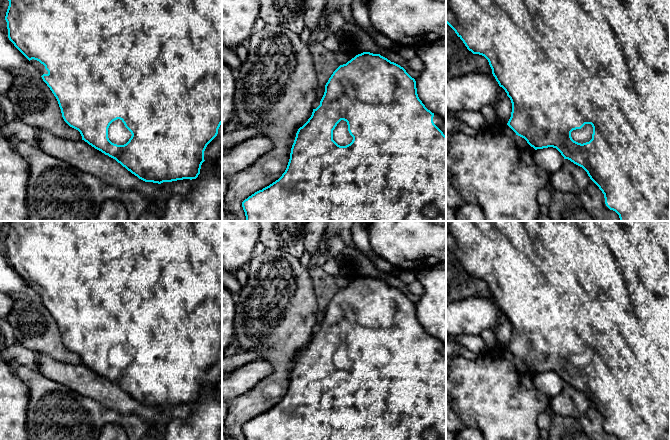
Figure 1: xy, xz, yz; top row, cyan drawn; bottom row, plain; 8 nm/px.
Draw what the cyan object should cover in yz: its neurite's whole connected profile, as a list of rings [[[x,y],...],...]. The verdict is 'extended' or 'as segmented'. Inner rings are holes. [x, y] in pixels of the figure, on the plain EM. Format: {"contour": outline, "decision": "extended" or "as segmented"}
{"contour": [[[446,221],[446,247],[473,278],[484,280],[492,298],[512,327],[507,349],[535,374],[556,372],[564,383],[582,391],[604,418],[605,428],[619,440],[670,440],[670,221]]], "decision": "extended"}

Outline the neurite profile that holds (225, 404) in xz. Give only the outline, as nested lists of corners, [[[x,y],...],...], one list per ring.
[[[222,399],[222,440],[229,440],[225,434],[225,418],[229,410],[229,402]]]

